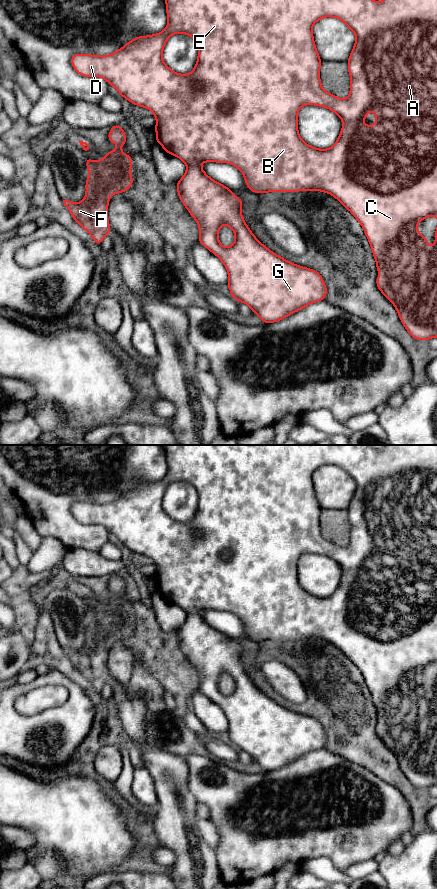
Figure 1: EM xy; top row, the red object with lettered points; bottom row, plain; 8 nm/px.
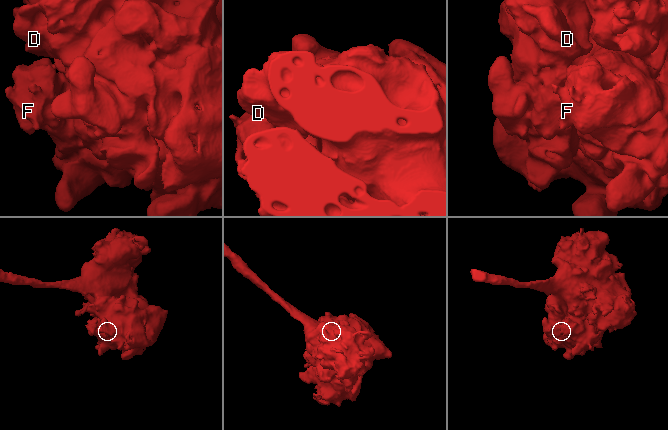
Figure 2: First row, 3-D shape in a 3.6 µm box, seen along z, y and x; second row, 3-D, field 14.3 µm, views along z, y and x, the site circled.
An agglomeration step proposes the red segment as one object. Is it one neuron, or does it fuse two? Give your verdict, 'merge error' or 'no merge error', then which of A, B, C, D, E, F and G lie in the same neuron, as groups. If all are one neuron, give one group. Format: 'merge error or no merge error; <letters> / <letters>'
no merge error; A B C D E F G

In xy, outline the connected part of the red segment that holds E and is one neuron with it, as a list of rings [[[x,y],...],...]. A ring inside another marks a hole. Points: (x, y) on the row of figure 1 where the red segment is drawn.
[[[165,0],[165,2],[168,24],[162,32],[138,36],[126,43],[120,50],[106,56],[74,54],[71,57],[71,64],[78,74],[85,77],[104,78],[130,103],[148,108],[153,112],[153,116],[157,119],[155,125],[156,142],[168,154],[178,157],[187,166],[185,174],[176,183],[178,196],[199,226],[198,241],[215,254],[226,267],[228,271],[227,286],[232,297],[238,302],[247,304],[253,313],[257,314],[265,324],[268,324],[280,321],[309,304],[325,299],[327,288],[322,276],[317,271],[296,265],[276,255],[253,235],[241,214],[243,201],[235,197],[231,189],[211,179],[201,168],[203,162],[232,164],[243,174],[249,190],[255,193],[316,190],[331,194],[353,214],[363,227],[379,272],[376,280],[377,287],[396,307],[399,318],[408,333],[416,340],[429,340],[437,337],[437,228],[433,246],[427,244],[426,236],[422,236],[417,229],[418,223],[424,218],[437,216],[437,0],[383,0],[382,2],[373,0]],[[324,17],[340,19],[356,36],[354,48],[347,61],[351,80],[350,94],[345,99],[326,92],[321,85],[320,66],[322,61],[314,43],[312,27]],[[177,33],[191,36],[198,45],[197,63],[189,74],[174,72],[162,59],[167,39]],[[304,105],[328,108],[341,118],[342,130],[332,147],[324,150],[314,148],[301,139],[298,133],[298,112]],[[369,111],[375,112],[374,126],[362,124]],[[222,225],[227,225],[234,231],[235,241],[230,247],[224,247],[219,242],[218,234]]]

